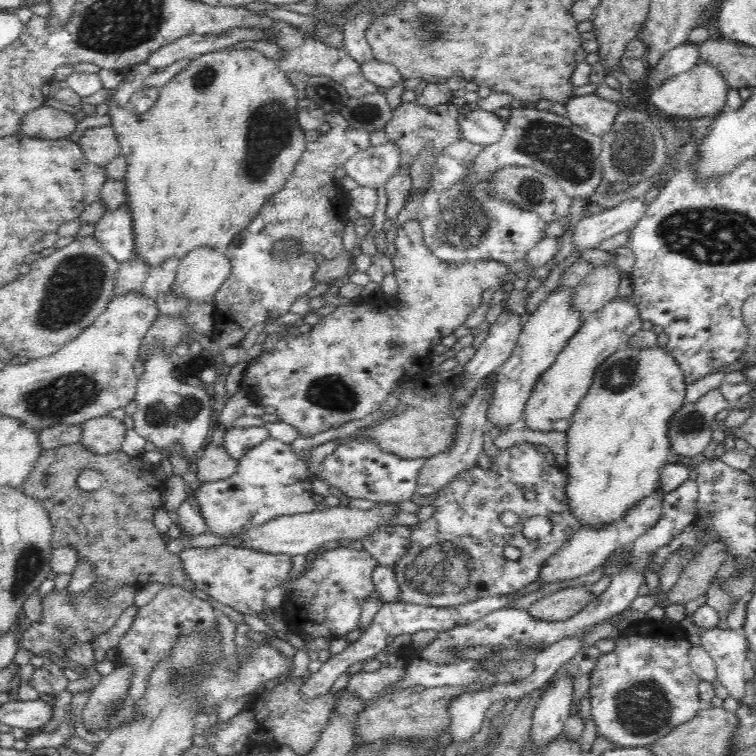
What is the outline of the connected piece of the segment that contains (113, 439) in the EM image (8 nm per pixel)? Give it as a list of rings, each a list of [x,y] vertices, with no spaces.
[[[110,415],[99,416],[81,424],[80,444],[94,454],[110,454],[123,447],[126,436],[126,421],[119,421]]]

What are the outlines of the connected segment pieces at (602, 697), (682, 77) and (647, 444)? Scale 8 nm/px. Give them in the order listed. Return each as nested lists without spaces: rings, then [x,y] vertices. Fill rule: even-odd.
[[[645,619],[628,629],[620,631],[616,648],[602,654],[596,666],[589,672],[591,685],[588,691],[592,706],[592,719],[596,723],[597,734],[622,747],[647,747],[664,738],[676,726],[692,720],[703,708],[699,695],[700,676],[689,665],[691,643],[686,632],[673,628],[663,620]]]
[[[700,62],[692,70],[665,80],[650,96],[649,104],[670,116],[682,116],[689,119],[712,117],[727,110],[728,91],[728,83],[720,71],[711,64]]]
[[[620,348],[613,352],[594,371],[594,382],[580,401],[567,430],[567,465],[564,468],[568,480],[565,486],[571,513],[584,526],[606,526],[620,522],[628,510],[642,498],[659,495],[661,469],[671,453],[668,440],[669,420],[684,404],[686,377],[679,364],[667,349]]]

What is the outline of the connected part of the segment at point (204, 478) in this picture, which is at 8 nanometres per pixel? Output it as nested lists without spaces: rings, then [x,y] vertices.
[[[209,443],[194,460],[193,467],[197,470],[199,482],[204,483],[232,476],[238,463],[239,460],[232,458],[223,445],[216,446]]]

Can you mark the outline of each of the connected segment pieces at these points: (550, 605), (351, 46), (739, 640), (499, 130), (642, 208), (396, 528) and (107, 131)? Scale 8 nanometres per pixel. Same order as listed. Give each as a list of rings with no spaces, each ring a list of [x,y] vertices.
[[[588,586],[564,588],[538,600],[530,605],[528,610],[529,614],[537,620],[560,622],[576,616],[594,600],[597,600],[597,596]]]
[[[375,8],[365,10],[342,27],[344,46],[350,57],[360,65],[374,59],[370,44],[365,37],[374,13]]]
[[[708,629],[700,634],[701,647],[714,660],[717,680],[728,689],[729,695],[742,702],[746,694],[746,650],[748,642],[740,632],[732,629]]]
[[[482,109],[464,114],[459,122],[463,138],[482,147],[499,142],[507,124],[495,112]]]
[[[630,198],[611,209],[584,216],[575,226],[572,245],[576,248],[578,255],[584,250],[598,249],[604,240],[627,230],[633,230],[646,211],[646,205],[642,199]]]
[[[398,524],[388,528],[386,525],[372,536],[363,536],[360,542],[378,563],[394,568],[396,561],[408,552],[411,534],[411,527]]]
[[[112,126],[87,129],[77,144],[82,149],[84,157],[91,164],[100,167],[105,168],[114,158],[121,155],[118,136]]]

